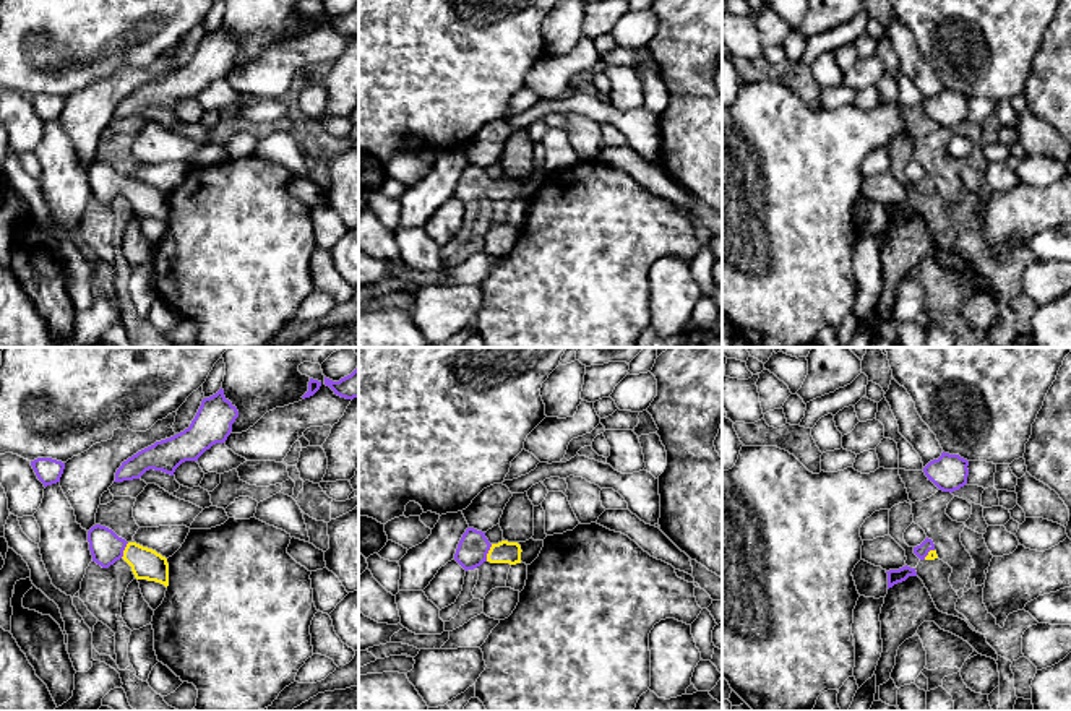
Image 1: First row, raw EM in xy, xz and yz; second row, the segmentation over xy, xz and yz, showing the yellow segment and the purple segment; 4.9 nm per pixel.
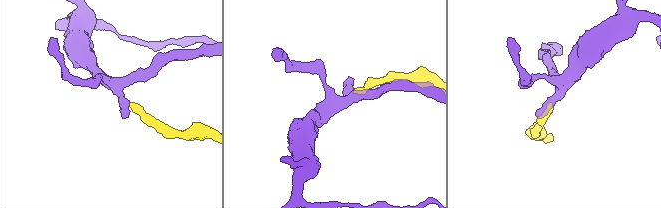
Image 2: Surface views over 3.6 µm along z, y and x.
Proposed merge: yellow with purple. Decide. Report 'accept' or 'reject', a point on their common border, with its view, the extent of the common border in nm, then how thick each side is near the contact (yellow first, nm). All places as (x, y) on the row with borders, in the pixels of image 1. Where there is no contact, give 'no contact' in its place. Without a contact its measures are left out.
accept; contact xz (489, 552); length 90 nm; calibres 110 and 150 nm

